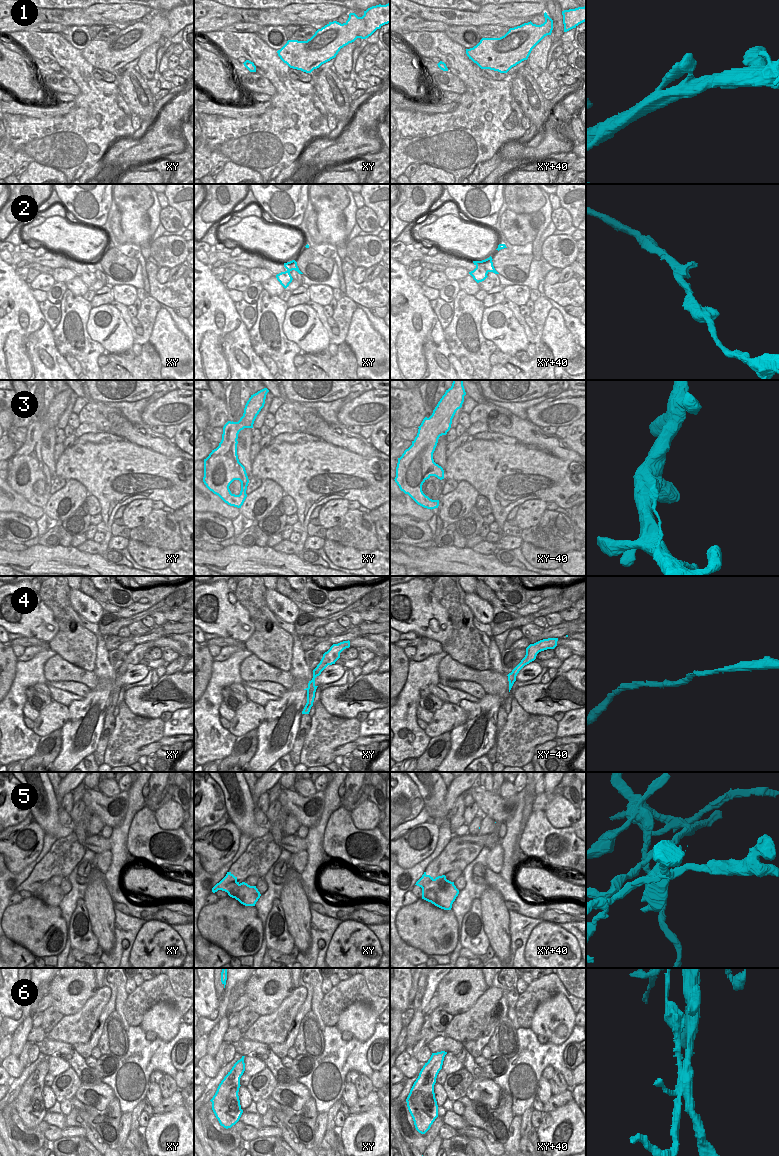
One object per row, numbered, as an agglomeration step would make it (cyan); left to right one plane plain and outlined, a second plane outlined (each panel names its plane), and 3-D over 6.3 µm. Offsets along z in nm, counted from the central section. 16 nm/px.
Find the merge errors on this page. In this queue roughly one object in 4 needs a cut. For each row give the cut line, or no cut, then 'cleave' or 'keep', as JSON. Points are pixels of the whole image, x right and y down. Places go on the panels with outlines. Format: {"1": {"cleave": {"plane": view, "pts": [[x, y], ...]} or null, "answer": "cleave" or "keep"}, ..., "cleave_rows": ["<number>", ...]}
{"1": {"cleave": null, "answer": "keep"}, "2": {"cleave": null, "answer": "keep"}, "3": {"cleave": null, "answer": "keep"}, "4": {"cleave": null, "answer": "keep"}, "5": {"cleave": {"plane": "xy", "pts": [[239, 884], [228, 893]]}, "answer": "cleave"}, "6": {"cleave": {"plane": "xy+40", "pts": [[431, 1069], [418, 1089], [426, 1098], [413, 1108], [416, 1116]]}, "answer": "cleave"}, "cleave_rows": ["5", "6"]}

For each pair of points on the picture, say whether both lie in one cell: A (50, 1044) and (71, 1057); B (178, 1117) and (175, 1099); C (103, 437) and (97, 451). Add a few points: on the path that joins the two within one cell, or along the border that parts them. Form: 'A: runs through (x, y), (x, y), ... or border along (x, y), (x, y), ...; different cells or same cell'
A: runs through (55, 1047), (59, 1047), (66, 1052); same cell
B: border along (183, 1105), (163, 1113), (154, 1114); different cells
C: border along (123, 439), (108, 443), (76, 443); different cells

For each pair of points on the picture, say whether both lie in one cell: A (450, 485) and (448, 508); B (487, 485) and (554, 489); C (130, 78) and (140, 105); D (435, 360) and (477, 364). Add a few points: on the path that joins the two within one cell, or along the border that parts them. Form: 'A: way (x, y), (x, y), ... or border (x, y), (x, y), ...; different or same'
A: border (459, 482), (453, 490), (442, 495); different
B: way (507, 471), (520, 468), (546, 475); same
C: way (132, 85), (140, 98); same
D: border (444, 338), (449, 350), (457, 358); different

